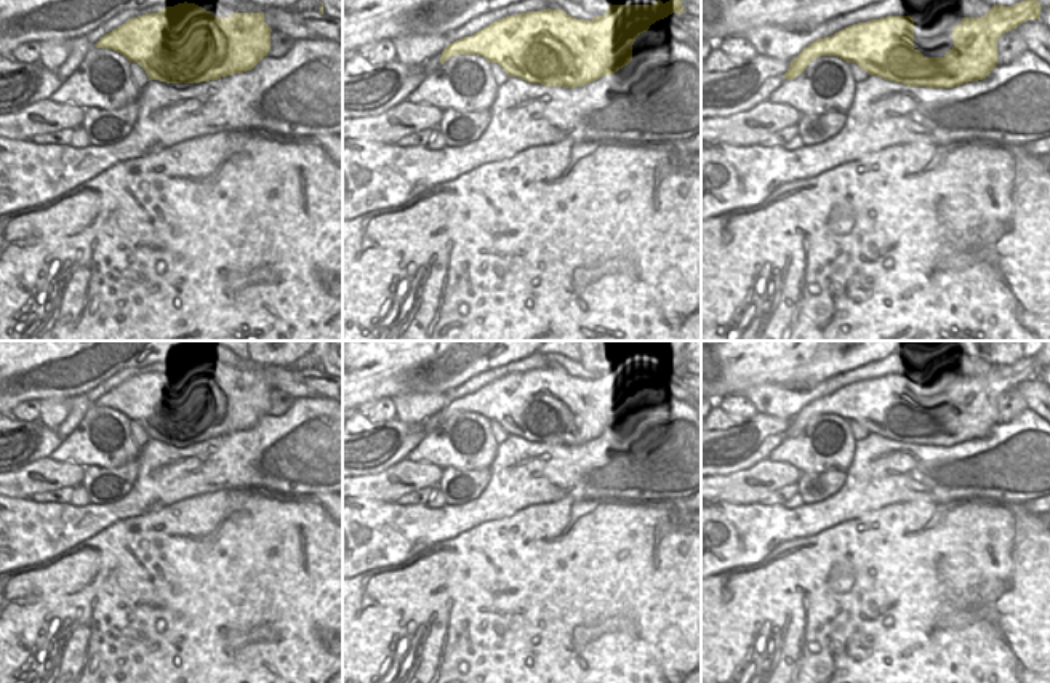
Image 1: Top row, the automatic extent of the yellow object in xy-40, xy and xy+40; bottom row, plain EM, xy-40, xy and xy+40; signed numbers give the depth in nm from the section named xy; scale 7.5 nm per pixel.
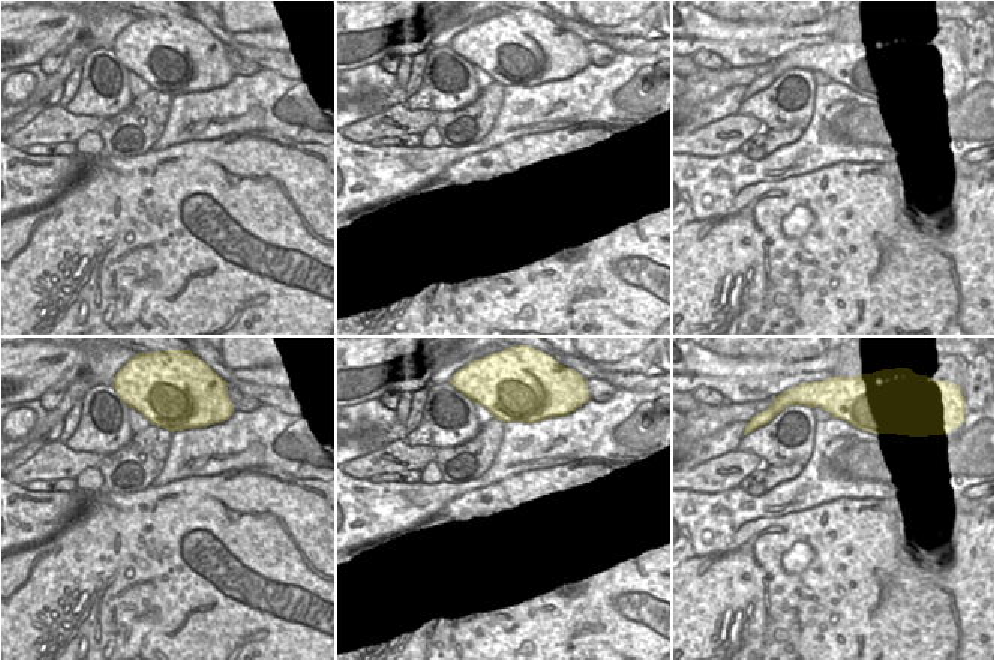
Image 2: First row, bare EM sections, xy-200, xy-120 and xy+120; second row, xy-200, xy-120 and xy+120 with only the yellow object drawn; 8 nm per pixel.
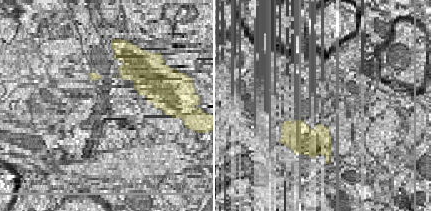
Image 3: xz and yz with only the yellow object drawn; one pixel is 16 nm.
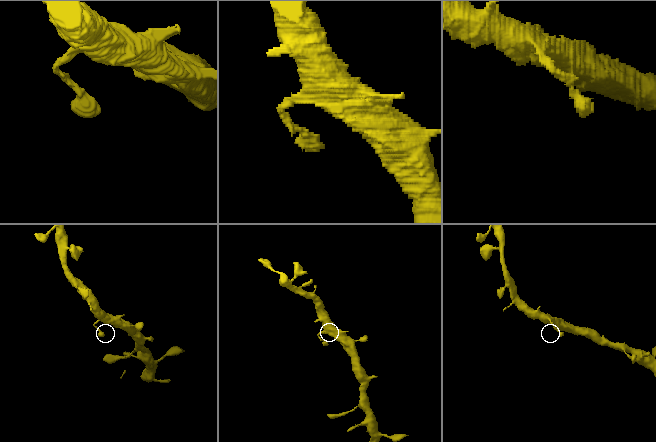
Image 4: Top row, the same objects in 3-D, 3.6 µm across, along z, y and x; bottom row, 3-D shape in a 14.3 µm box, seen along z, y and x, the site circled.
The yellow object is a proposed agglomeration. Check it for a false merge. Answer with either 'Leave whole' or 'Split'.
Leave whole

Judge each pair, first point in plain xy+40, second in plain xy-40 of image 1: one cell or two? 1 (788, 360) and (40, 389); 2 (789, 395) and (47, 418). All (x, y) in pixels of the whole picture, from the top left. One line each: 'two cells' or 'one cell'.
1: one cell
2: one cell

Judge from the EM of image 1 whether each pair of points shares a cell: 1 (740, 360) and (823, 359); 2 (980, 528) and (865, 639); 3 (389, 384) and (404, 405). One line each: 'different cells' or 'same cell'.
1: same cell
2: same cell
3: different cells

